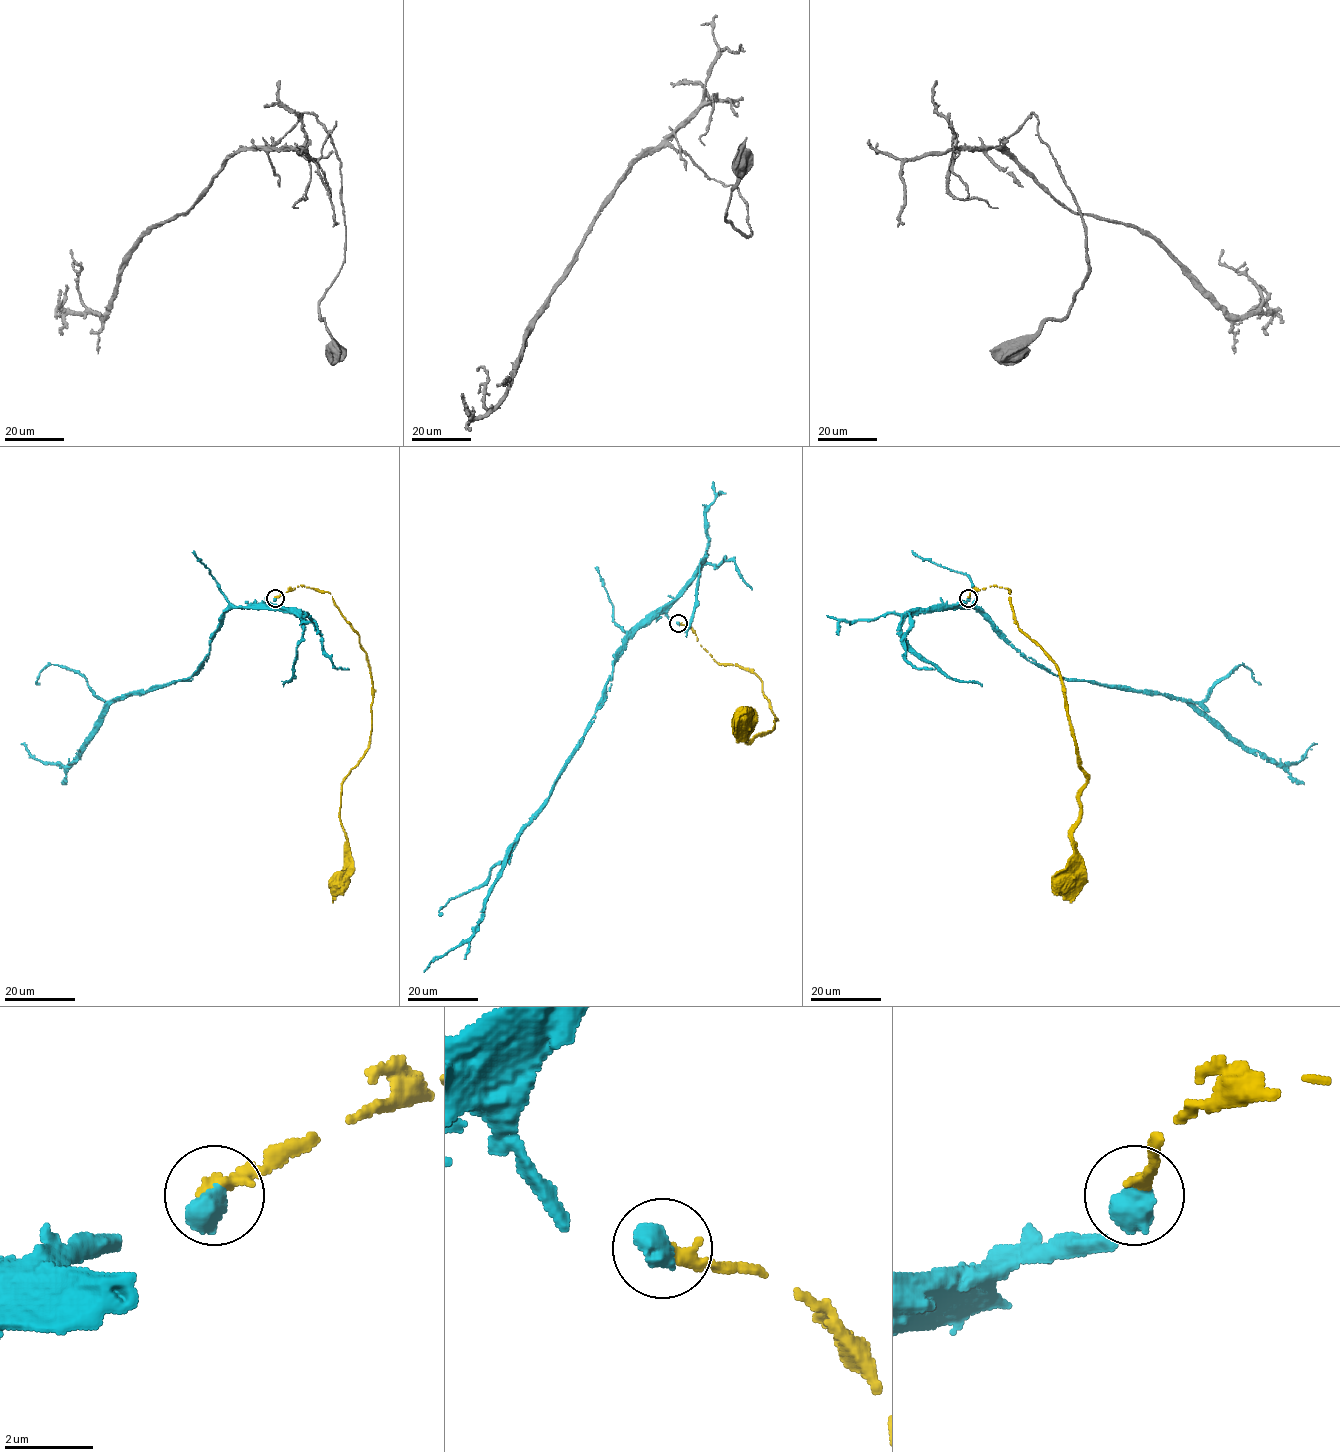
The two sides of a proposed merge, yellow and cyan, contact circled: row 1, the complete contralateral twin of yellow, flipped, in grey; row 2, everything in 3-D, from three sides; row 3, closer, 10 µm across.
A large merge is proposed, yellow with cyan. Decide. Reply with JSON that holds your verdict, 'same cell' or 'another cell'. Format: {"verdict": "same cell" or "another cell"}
{"verdict": "same cell"}

